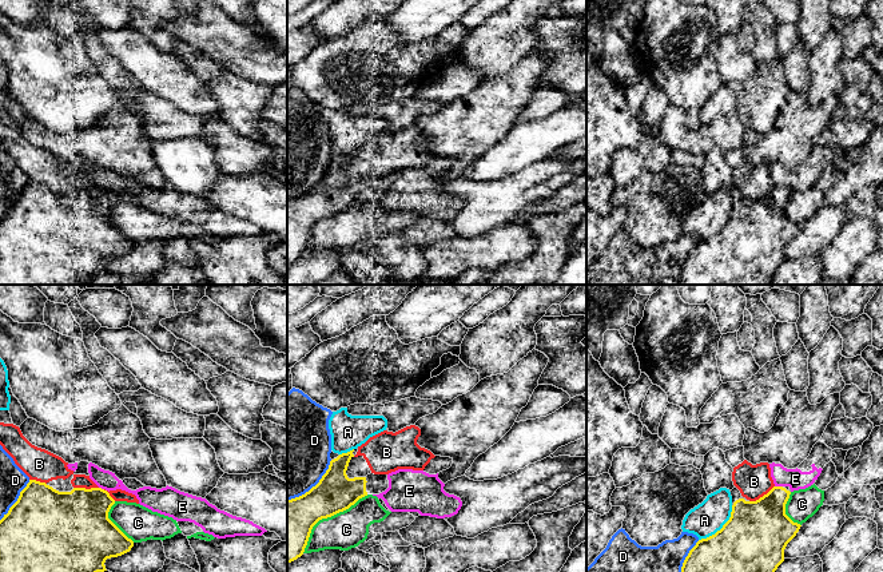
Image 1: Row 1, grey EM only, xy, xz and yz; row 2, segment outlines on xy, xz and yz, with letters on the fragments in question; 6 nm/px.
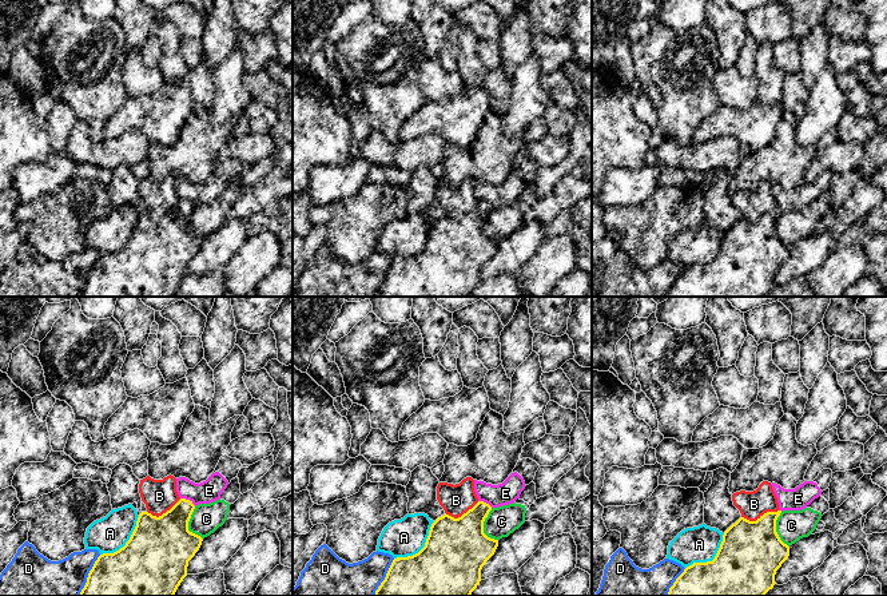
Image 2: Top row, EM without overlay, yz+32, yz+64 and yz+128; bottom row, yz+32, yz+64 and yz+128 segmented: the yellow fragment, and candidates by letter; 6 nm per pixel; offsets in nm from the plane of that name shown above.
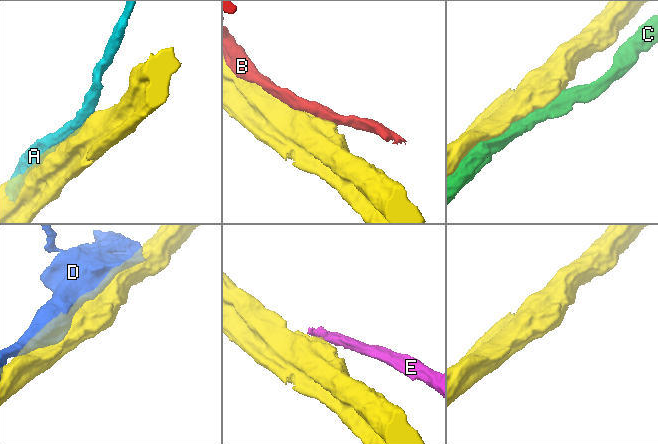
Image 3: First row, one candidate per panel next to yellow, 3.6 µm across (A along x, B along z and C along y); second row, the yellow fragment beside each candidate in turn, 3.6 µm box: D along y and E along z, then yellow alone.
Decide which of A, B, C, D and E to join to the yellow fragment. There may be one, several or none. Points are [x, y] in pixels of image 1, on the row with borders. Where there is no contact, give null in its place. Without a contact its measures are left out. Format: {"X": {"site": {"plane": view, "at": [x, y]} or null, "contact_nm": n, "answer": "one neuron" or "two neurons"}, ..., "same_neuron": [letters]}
{"A": {"site": {"plane": "yz", "at": [722, 528]}, "contact_nm": 300, "answer": "two neurons"}, "B": {"site": {"plane": "xy", "at": [84, 488]}, "contact_nm": 150, "answer": "two neurons"}, "C": {"site": {"plane": "xz", "at": [327, 516]}, "contact_nm": 550, "answer": "two neurons"}, "D": {"site": {"plane": "xz", "at": [313, 487]}, "contact_nm": 360, "answer": "two neurons"}, "E": {"site": {"plane": "yz", "at": [779, 487]}, "contact_nm": 50, "answer": "two neurons"}, "same_neuron": []}

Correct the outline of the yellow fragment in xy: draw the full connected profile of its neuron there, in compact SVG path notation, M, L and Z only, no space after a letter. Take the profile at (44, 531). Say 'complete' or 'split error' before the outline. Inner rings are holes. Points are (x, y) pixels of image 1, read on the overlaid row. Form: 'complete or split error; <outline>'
complete; M29 480L20 492L17 501L9 508L8 513L0 520L0 572L104 572L106 560L122 556L131 551L134 541L128 539L110 519L108 512L115 504L110 493L102 488L73 488L71 492L59 492L45 482Z

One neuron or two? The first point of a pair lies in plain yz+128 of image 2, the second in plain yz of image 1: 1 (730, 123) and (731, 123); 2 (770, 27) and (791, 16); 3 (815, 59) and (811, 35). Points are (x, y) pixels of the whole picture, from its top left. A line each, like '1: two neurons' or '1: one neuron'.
1: two neurons
2: one neuron
3: one neuron

